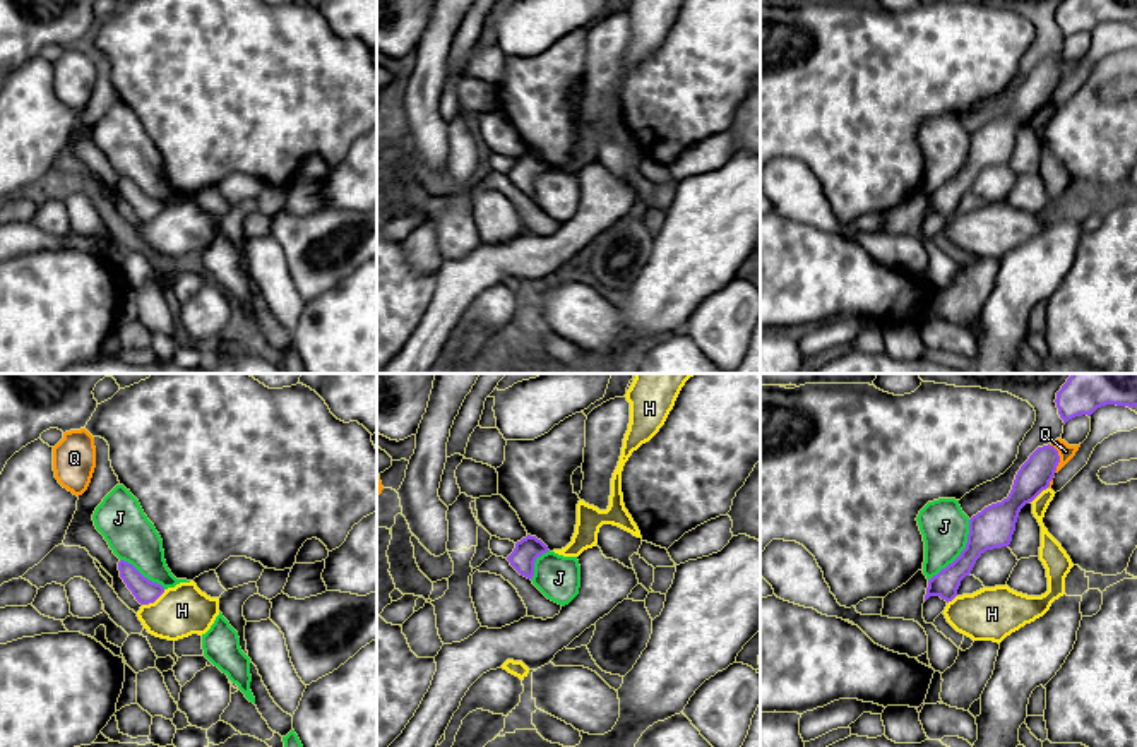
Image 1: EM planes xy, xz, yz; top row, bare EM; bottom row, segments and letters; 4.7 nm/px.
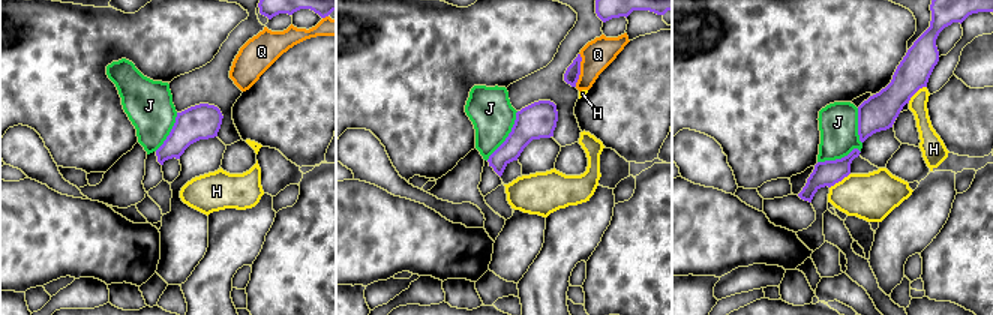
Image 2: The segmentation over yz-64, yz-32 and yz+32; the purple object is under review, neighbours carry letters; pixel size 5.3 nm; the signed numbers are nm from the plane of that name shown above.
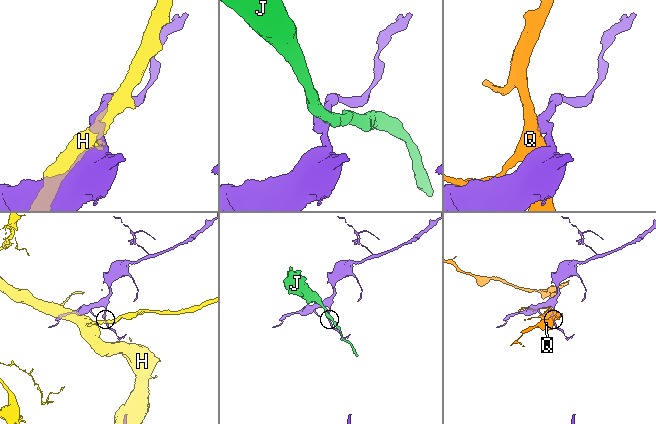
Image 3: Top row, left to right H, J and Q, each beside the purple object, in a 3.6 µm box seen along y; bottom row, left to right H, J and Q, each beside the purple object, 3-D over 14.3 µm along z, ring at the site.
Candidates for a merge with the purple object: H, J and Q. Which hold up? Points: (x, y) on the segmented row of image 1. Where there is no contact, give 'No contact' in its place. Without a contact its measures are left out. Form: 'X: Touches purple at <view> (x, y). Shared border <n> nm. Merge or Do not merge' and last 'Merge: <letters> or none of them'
H: Touches purple at xy (153, 602). Shared border 130 nm. Do not merge
J: Touches purple at yz (961, 552). Shared border 340 nm. Do not merge
Q: Touches purple at yz (1059, 458). Shared border 140 nm. Do not merge
Merge: none of them

